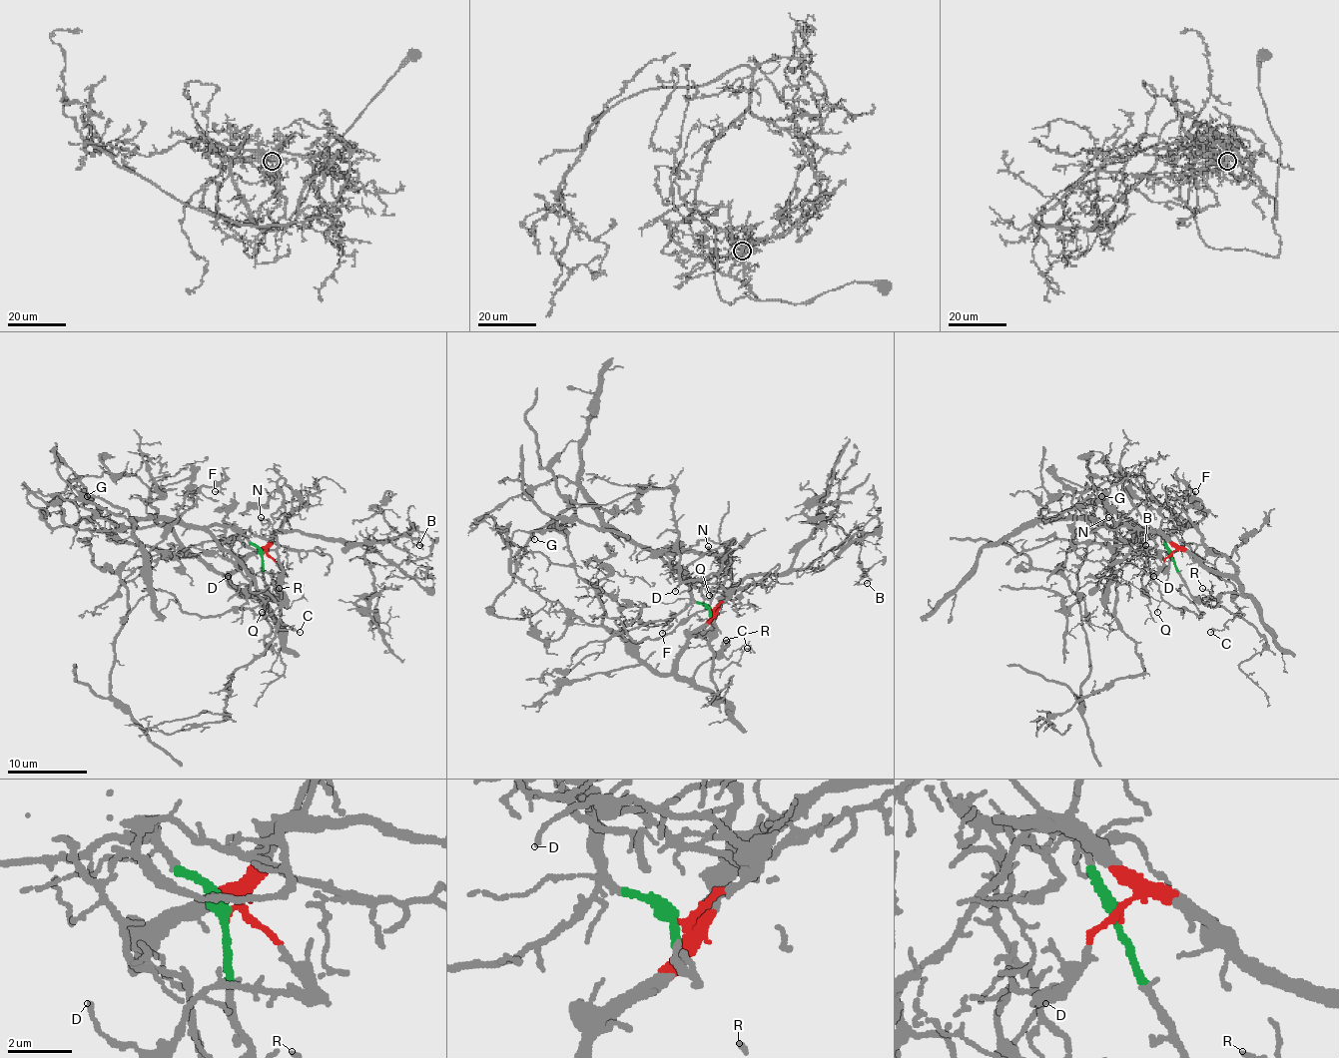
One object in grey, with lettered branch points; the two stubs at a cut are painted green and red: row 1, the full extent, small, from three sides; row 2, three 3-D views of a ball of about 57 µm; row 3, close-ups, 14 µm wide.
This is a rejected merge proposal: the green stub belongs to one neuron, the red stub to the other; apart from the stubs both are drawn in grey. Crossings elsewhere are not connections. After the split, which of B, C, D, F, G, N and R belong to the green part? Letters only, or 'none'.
C

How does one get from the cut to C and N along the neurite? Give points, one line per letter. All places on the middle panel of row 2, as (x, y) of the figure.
C: (709, 610), (715, 632), (715, 638), (709, 644), (713, 672), (735, 664), (747, 648)
N: (709, 610), (711, 614), (731, 586), (731, 576), (707, 546)

